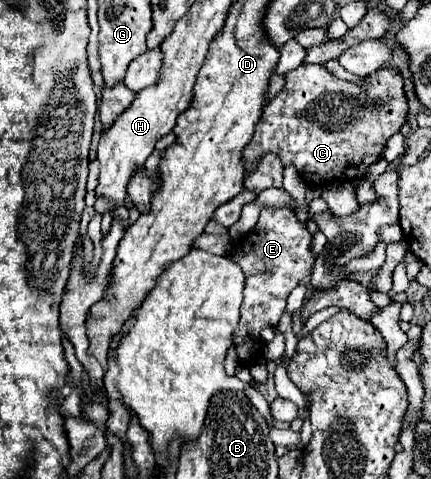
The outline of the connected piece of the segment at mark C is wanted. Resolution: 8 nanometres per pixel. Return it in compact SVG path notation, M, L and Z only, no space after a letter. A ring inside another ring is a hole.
M303 64L301 68L285 74L283 90L265 104L263 114L255 126L255 134L241 152L245 162L245 176L249 176L253 168L257 168L259 160L271 152L281 158L285 168L293 166L309 188L317 188L333 180L359 180L367 174L371 164L383 158L387 140L407 122L407 110L409 104L403 88L403 76L393 66L379 68L377 72L369 74L361 86L335 78L325 66Z

